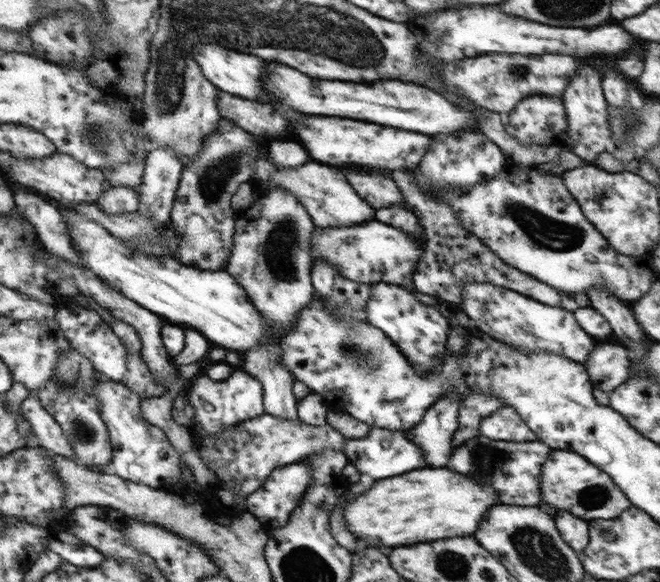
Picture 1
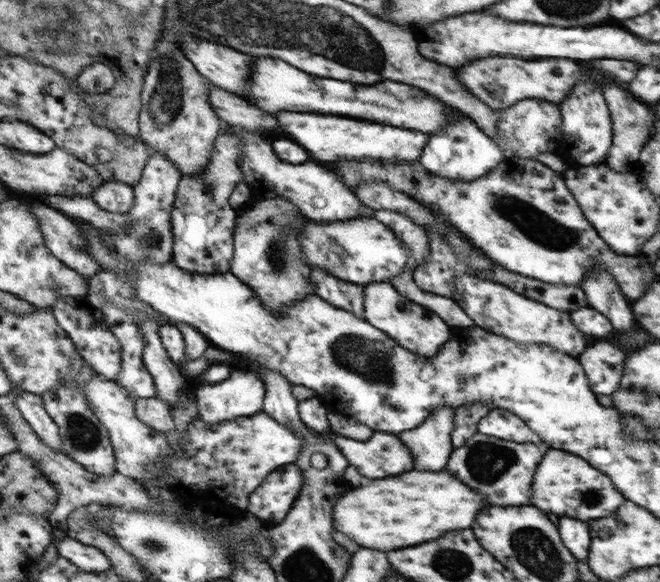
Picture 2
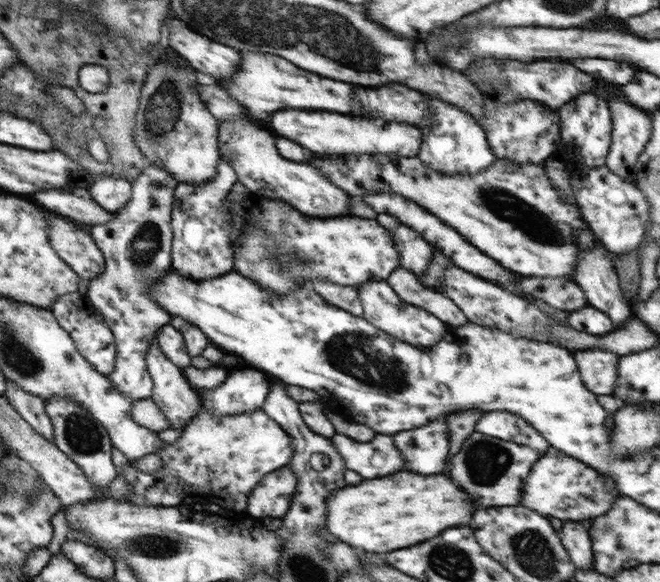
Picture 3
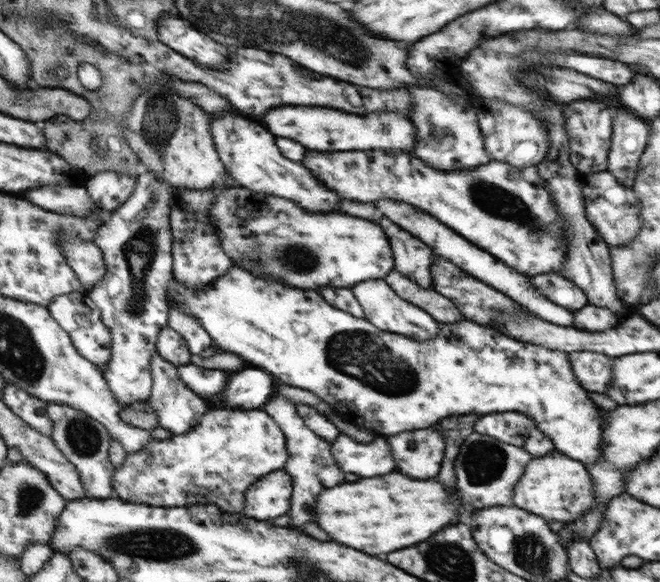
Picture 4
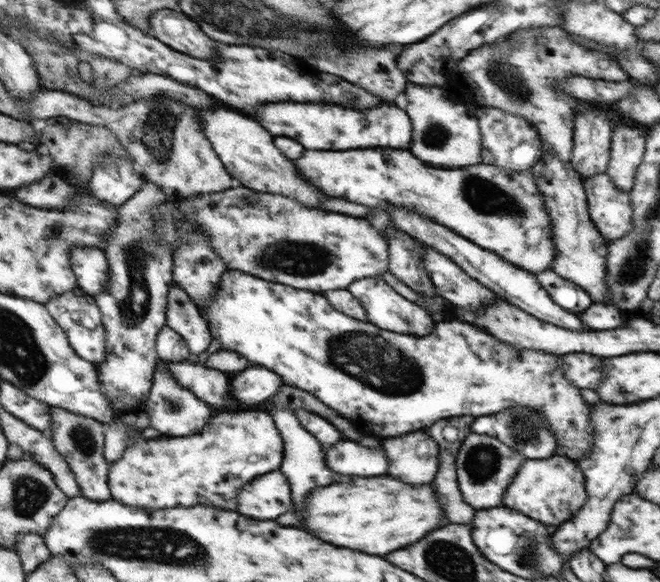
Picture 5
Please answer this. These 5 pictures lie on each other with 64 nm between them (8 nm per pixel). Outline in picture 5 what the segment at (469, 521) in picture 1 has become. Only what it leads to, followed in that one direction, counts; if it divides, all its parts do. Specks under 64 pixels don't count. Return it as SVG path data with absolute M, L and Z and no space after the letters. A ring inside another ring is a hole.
M355 476L351 482L323 486L309 494L301 520L309 526L313 536L323 542L383 556L391 550L413 544L431 532L443 522L443 510L437 504L431 484L411 486L391 476Z

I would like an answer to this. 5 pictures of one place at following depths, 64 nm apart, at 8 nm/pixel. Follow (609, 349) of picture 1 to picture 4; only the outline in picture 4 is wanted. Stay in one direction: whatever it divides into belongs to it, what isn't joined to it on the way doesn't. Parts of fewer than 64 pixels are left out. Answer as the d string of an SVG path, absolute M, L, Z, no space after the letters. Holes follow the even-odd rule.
M593 351L568 352L577 382L589 392L603 394L611 382L613 358Z

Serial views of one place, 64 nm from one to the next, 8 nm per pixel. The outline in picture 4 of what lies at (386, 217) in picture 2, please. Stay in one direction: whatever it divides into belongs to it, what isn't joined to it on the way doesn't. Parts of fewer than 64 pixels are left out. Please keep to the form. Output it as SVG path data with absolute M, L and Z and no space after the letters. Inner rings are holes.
M379 218L381 226L385 226L385 234L393 238L392 256L395 269L407 279L417 283L421 288L431 288L433 285L431 264L433 252L416 235L409 234L387 218Z

